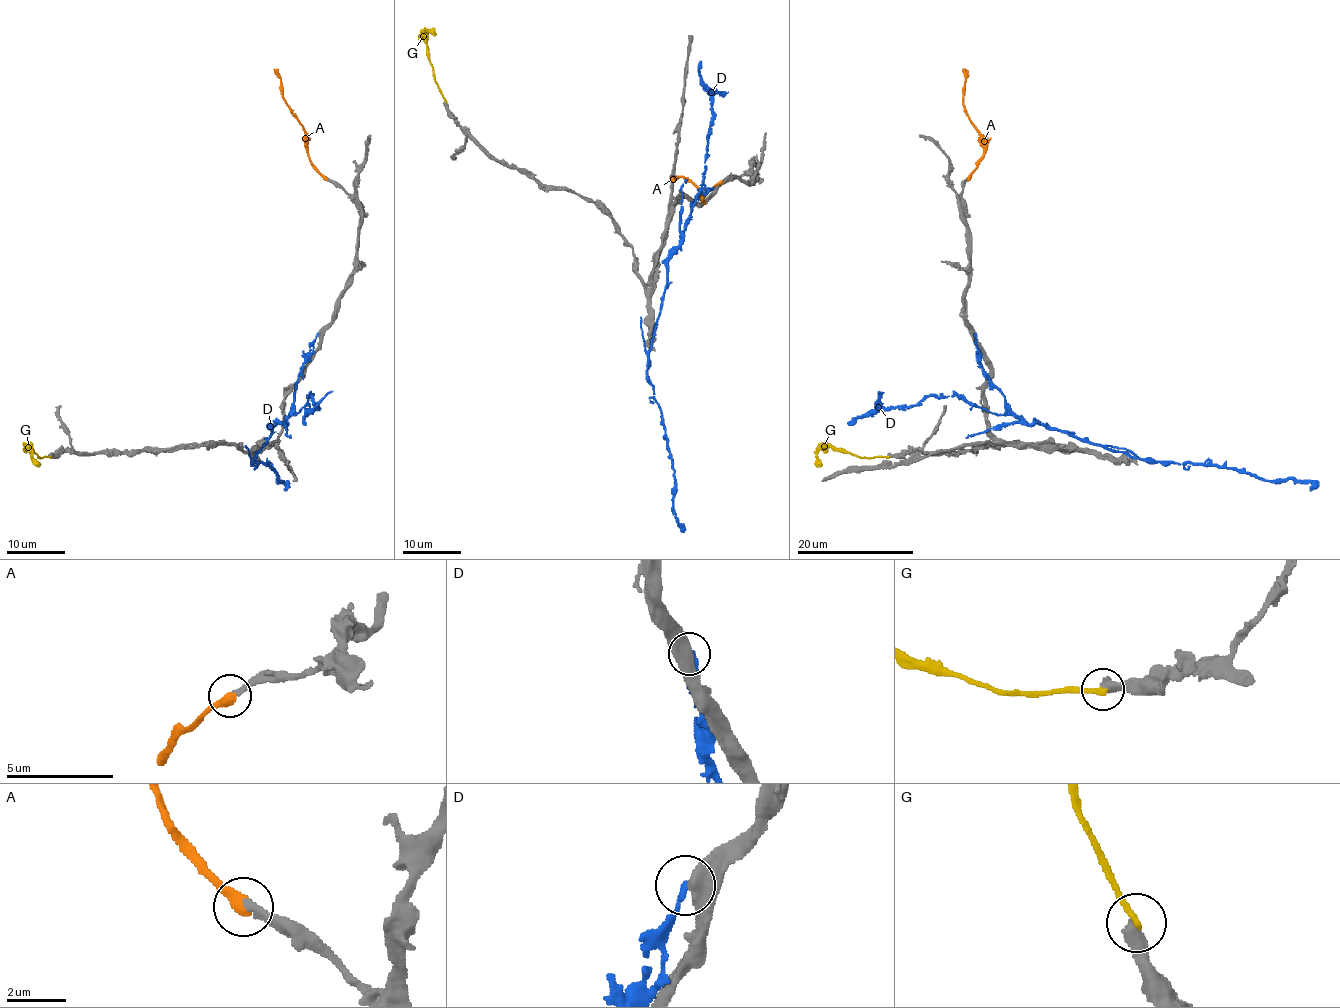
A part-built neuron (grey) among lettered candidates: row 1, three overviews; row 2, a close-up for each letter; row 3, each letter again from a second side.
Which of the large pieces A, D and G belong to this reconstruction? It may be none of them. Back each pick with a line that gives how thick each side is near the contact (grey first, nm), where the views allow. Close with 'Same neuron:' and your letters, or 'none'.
A: 260 nm thick on the grey side, 500 nm on the other
Same neuron: A

